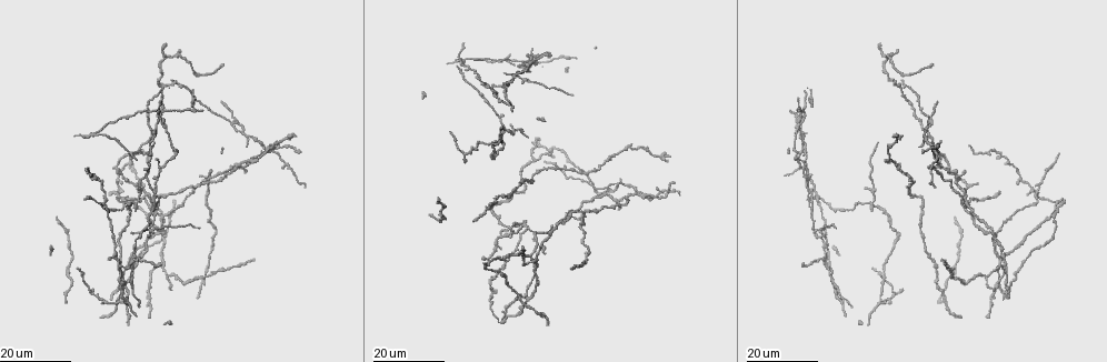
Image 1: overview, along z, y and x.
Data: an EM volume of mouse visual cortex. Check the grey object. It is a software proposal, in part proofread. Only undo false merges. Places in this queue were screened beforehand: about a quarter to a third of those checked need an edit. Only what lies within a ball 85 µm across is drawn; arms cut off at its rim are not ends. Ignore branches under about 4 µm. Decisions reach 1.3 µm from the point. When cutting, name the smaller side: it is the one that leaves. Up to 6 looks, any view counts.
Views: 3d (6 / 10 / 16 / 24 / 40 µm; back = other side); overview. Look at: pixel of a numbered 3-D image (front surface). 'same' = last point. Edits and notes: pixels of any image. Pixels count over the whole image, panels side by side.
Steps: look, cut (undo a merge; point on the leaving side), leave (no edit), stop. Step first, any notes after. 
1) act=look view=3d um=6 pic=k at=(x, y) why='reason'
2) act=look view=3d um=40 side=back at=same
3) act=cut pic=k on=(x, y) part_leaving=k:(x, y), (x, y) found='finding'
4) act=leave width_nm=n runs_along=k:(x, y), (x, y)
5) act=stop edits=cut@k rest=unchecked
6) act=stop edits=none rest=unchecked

act=look view=3d um=16 pic=1 at=(131, 200) why='a fork'

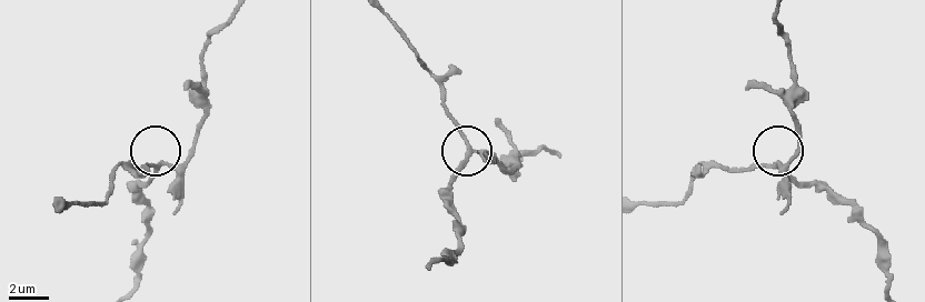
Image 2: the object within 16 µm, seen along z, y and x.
act=look view=3d um=10 pic=2 at=(473, 152)

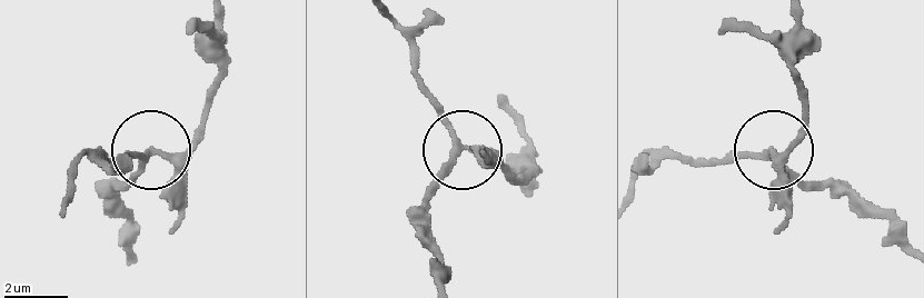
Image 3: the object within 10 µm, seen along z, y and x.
act=cut pic=3 on=(202, 133) side_arm_um=22 part_leaving=3:(180, 165), (205, 128), (205, 96), (220, 63), (220, 16) found='a second neuron is stuck on'

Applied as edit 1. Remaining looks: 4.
act=look view=overview

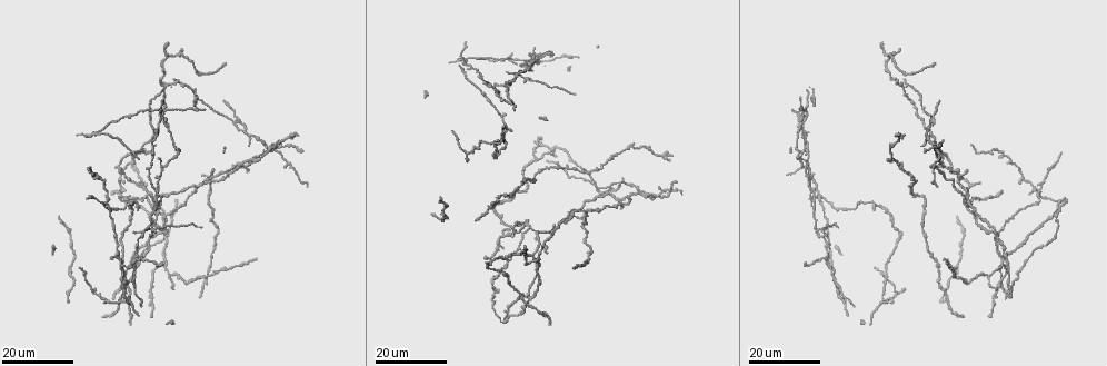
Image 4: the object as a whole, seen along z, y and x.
act=look view=3d um=24 pic=4 at=(100, 179) why='two arms in line, one across'

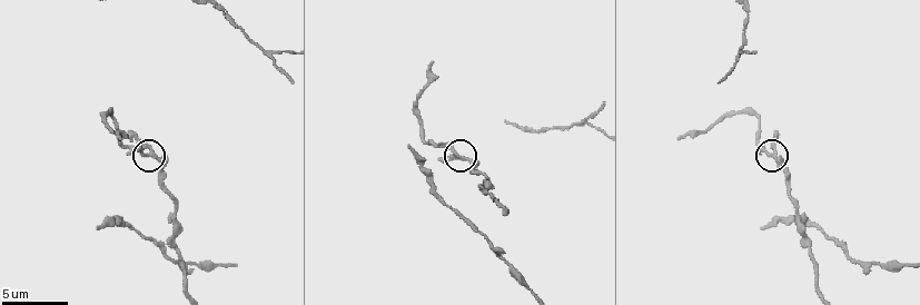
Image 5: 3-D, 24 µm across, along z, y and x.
act=look view=3d um=6 pic=5 at=(457, 155)

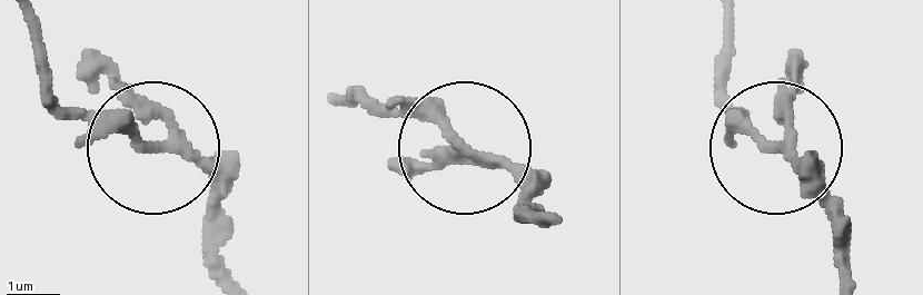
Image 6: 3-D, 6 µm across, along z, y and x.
act=look view=3d um=6 side=back pic=6 at=(468, 151)

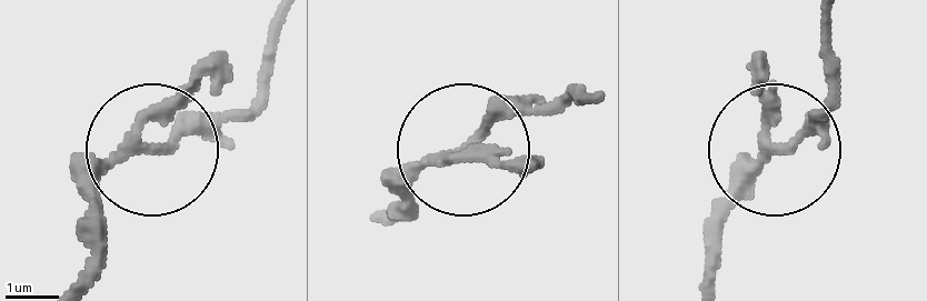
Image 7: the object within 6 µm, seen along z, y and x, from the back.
act=leave arms=3 found='one neuron here'

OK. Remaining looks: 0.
act=stop edits=cut@3 rest=unchecked

